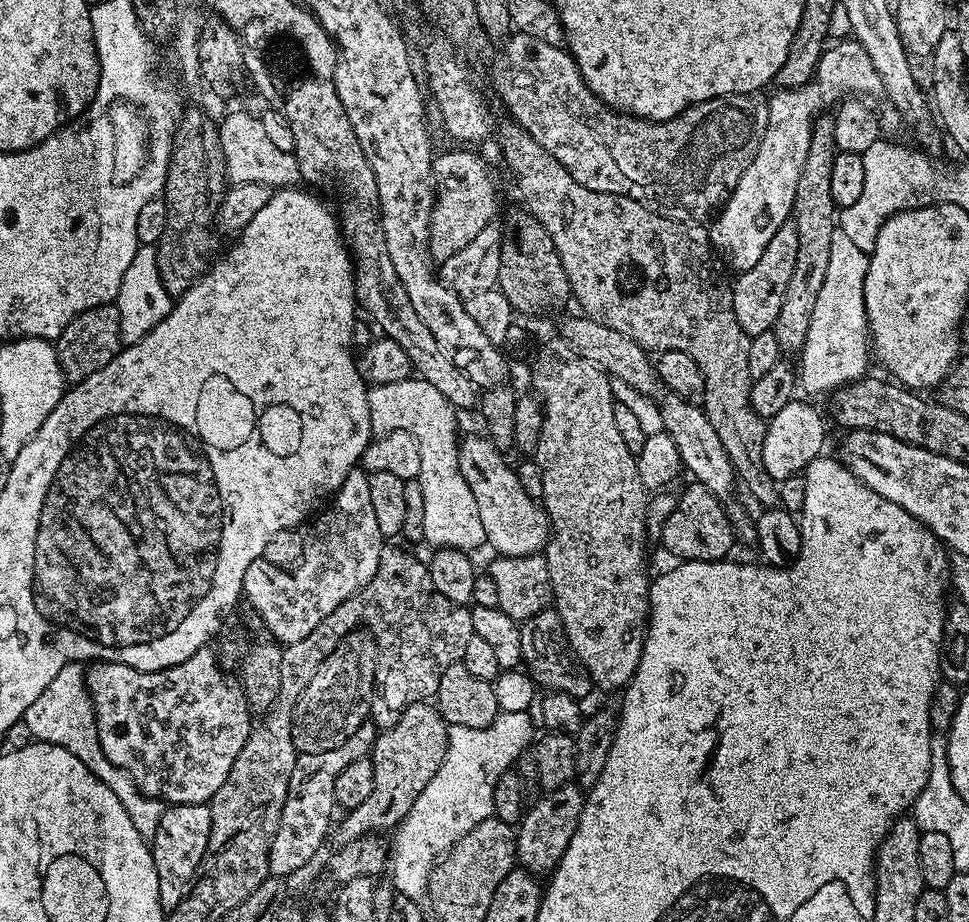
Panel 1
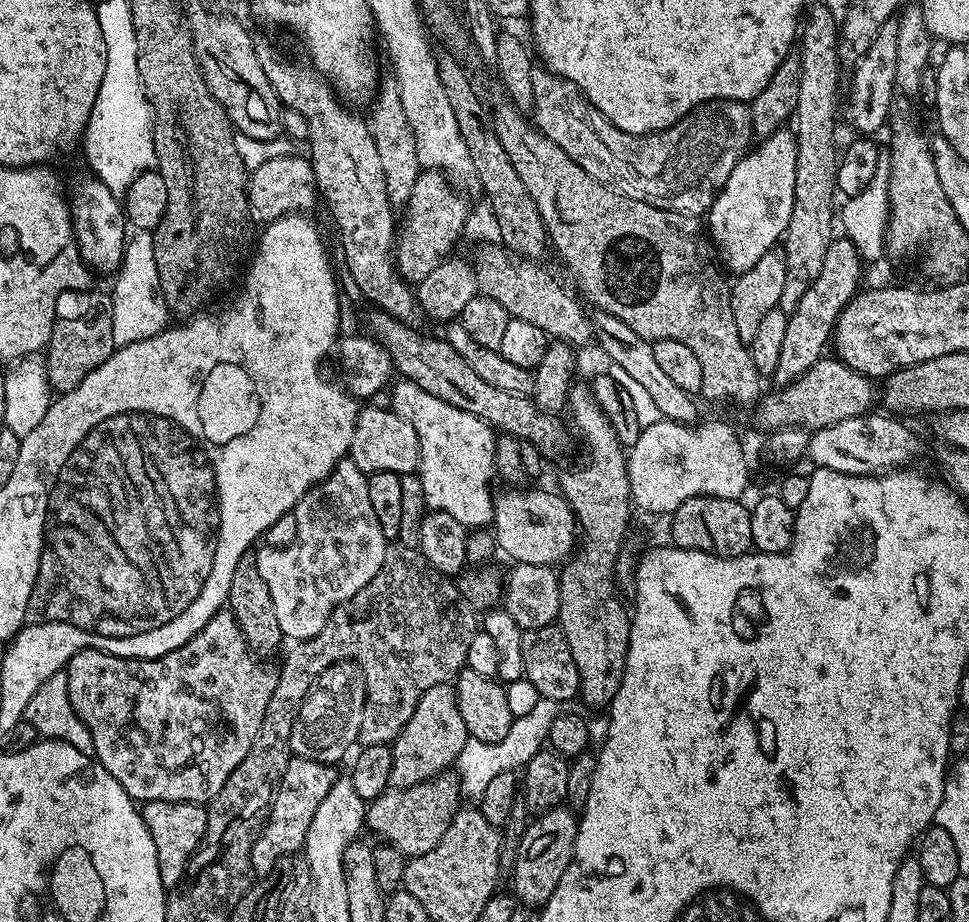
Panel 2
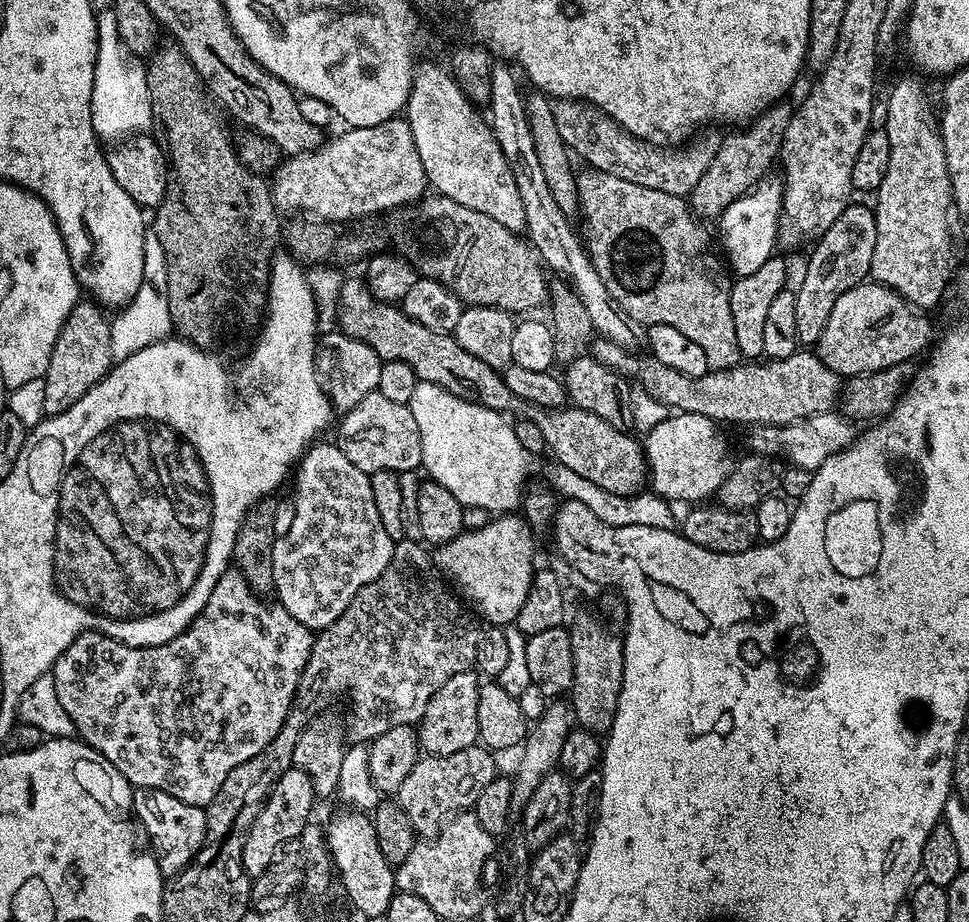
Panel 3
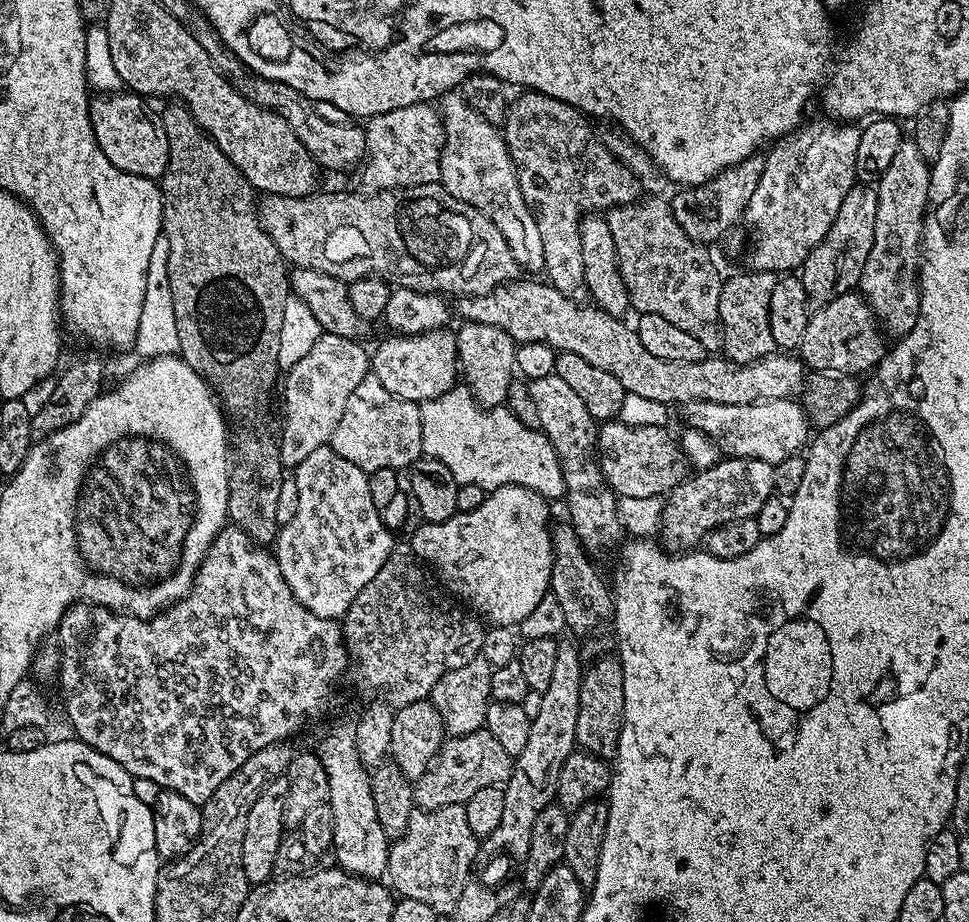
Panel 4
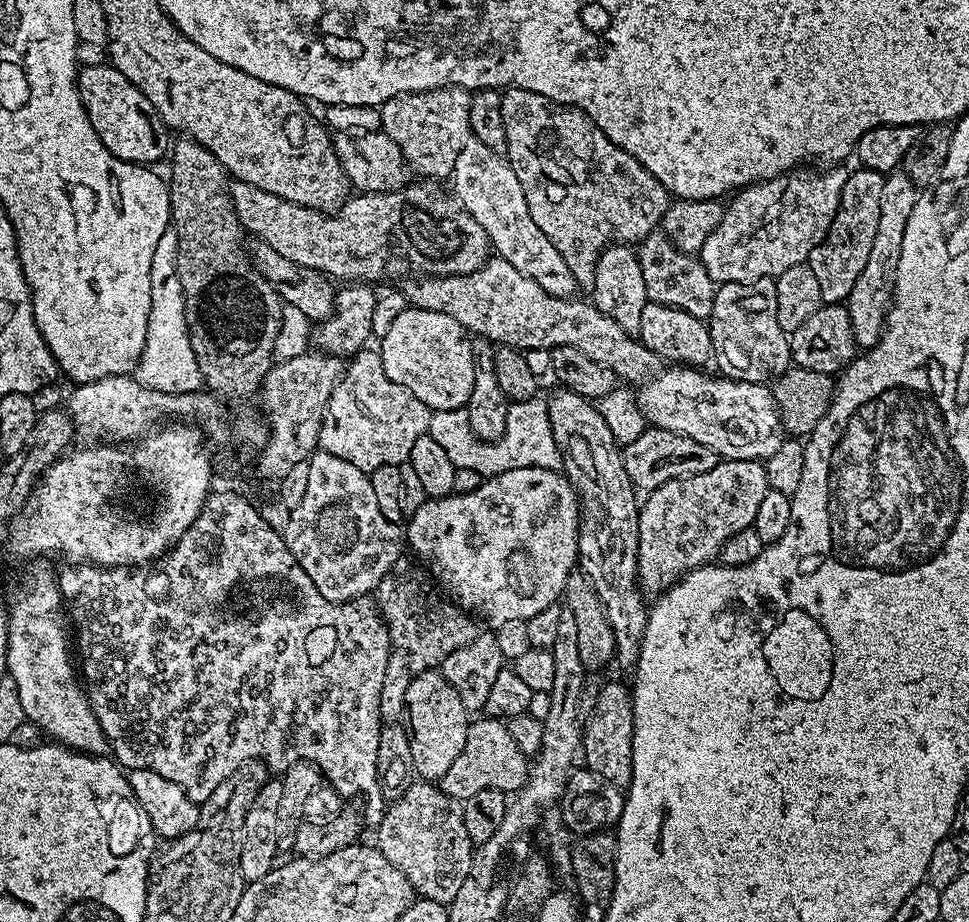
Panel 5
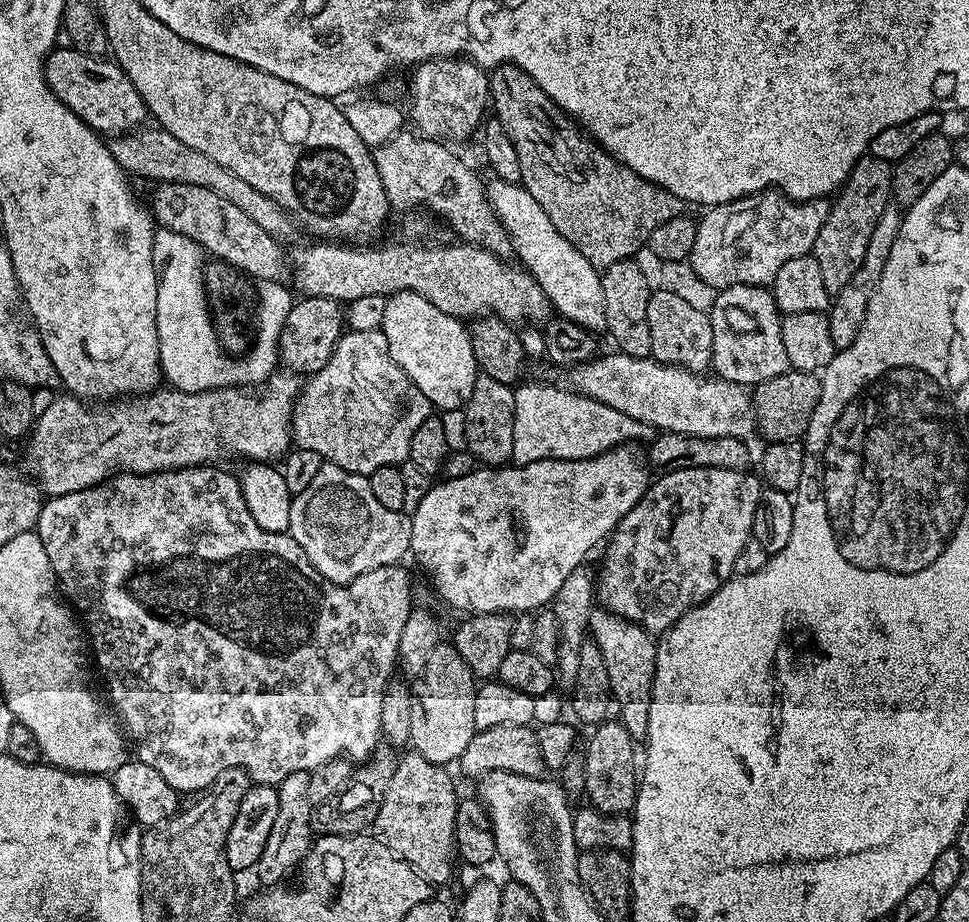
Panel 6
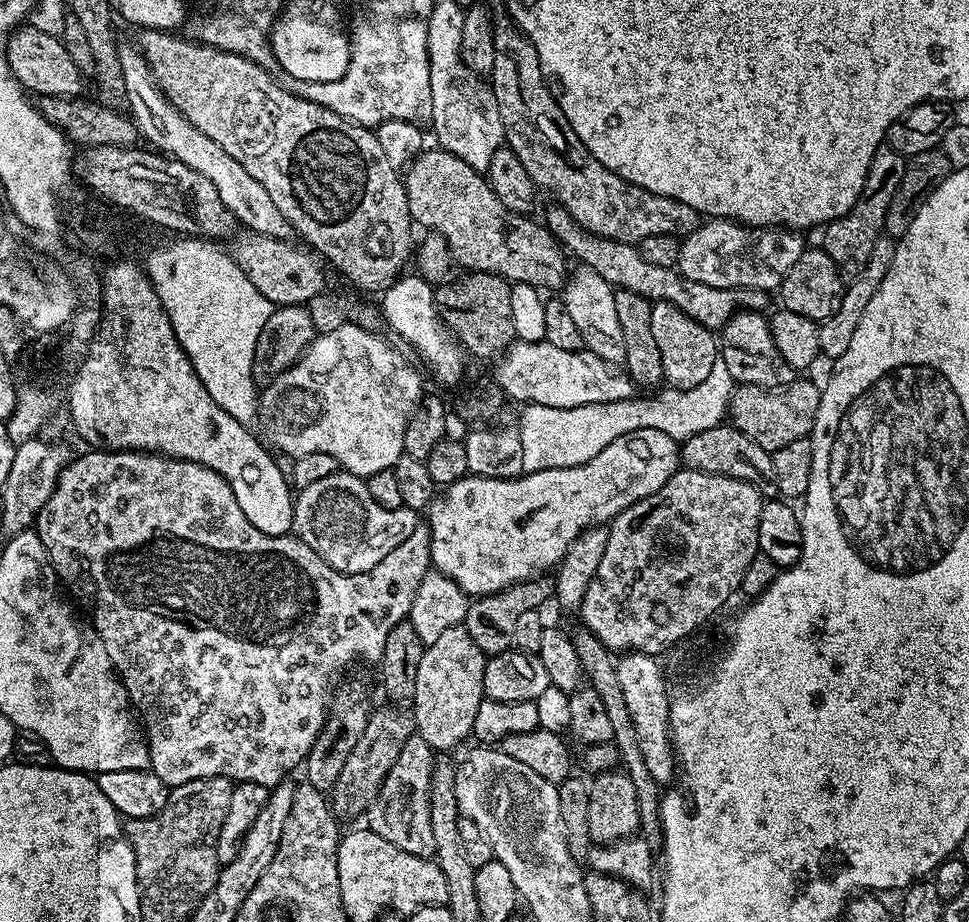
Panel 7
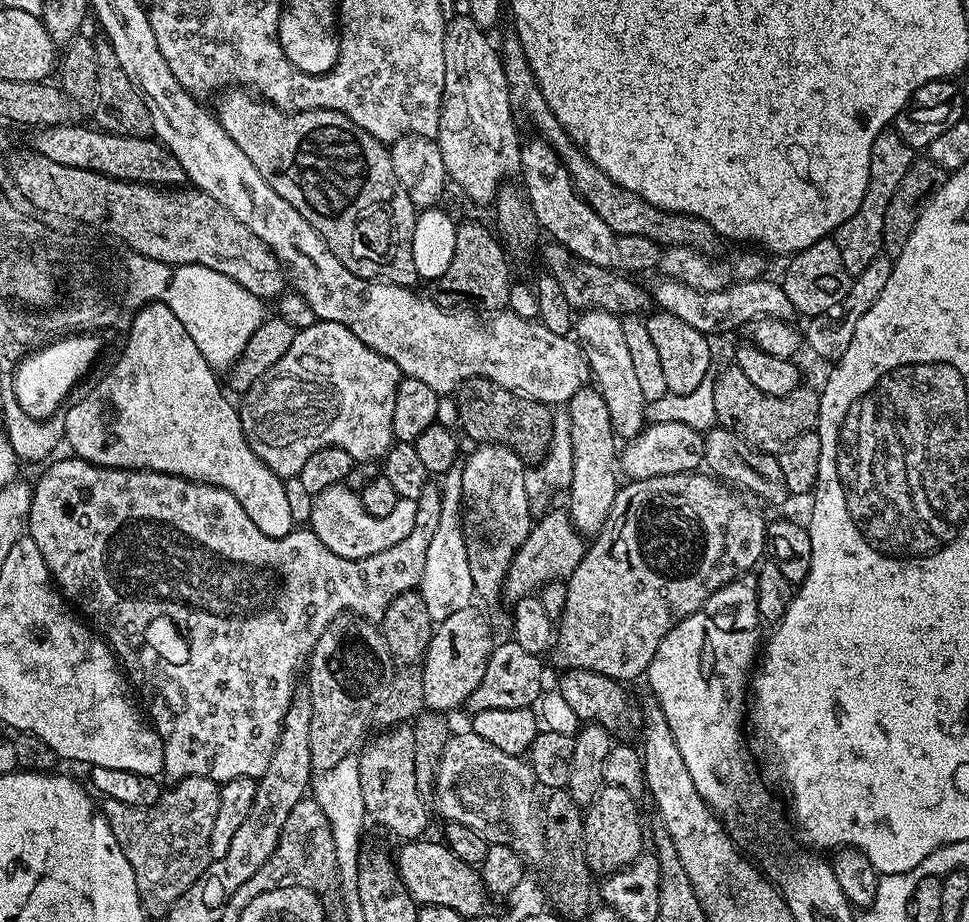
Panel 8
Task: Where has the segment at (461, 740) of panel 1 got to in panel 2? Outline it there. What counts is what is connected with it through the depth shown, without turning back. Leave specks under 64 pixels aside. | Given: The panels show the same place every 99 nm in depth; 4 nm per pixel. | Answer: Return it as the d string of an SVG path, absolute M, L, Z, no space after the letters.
M540 699L538 706L534 706L534 710L530 710L530 714L513 719L510 734L506 734L506 738L502 738L502 742L487 744L469 739L468 745L464 747L454 765L462 785L463 795L478 798L482 794L482 790L486 790L487 784L497 774L510 772L528 764L530 758L534 758L534 754L538 754L545 747L550 726L554 724L554 718L559 716L561 711L561 701Z

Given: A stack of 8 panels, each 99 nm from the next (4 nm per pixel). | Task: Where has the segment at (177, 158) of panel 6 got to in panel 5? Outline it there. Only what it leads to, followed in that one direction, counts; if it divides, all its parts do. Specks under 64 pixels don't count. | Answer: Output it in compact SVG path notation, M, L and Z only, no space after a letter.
M233 179L230 195L236 217L245 233L266 242L266 246L271 246L278 250L278 254L290 258L290 262L298 262L298 266L310 266L337 281L344 280L340 282L372 282L368 280L380 280L387 272L404 278L409 274L453 276L478 271L490 258L486 230L482 230L482 226L474 222L474 218L451 191L443 192L442 189L435 188L432 185L435 183L432 182L420 183L424 184L409 182L403 188L395 188L393 192L352 194L339 208L329 212L298 206L245 180Z

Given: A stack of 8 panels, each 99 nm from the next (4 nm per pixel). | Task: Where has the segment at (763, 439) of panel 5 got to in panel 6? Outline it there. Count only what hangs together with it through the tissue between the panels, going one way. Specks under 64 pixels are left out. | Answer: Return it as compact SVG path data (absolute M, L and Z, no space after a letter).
M619 350L613 353L613 356L601 355L575 365L571 369L571 387L583 396L594 398L606 406L614 406L614 410L660 432L704 438L729 436L744 440L751 432L757 431L756 410L745 385L732 384L719 378L707 380L707 375L660 364L643 356L627 356Z

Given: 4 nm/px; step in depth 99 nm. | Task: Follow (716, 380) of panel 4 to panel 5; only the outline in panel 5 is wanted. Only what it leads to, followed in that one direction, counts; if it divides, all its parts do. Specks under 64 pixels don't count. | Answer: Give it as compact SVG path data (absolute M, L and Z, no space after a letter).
M489 258L478 271L470 274L412 274L403 284L403 294L411 307L453 317L469 334L496 346L517 350L574 346L574 350L582 350L586 358L598 362L601 368L621 381L643 382L657 375L662 368L660 357L640 343L633 333L622 330L614 318L598 310L595 304L587 299L546 294L534 278L522 274L522 270L514 270L510 262L499 258Z

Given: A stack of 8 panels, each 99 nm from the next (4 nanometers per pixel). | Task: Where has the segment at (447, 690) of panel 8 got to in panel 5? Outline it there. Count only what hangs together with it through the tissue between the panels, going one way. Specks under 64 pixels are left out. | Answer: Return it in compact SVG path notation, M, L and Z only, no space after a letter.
M417 671L406 690L406 727L415 775L424 782L438 782L466 744L470 713L462 705L454 686L446 682L443 671L420 671L424 672Z

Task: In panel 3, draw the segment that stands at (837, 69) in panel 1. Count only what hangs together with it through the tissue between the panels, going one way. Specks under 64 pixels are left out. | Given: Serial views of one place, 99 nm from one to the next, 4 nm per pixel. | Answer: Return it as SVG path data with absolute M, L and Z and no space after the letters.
M765 178L744 195L739 196L718 218L720 224L720 240L728 251L726 264L737 277L754 274L762 266L762 262L773 259L778 248L780 231L780 207L784 201L784 185L779 179Z

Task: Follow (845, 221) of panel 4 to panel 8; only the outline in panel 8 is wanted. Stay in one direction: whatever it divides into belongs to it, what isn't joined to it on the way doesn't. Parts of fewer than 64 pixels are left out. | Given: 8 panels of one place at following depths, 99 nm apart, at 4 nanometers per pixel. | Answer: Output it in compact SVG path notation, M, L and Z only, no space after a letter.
M889 126L882 129L878 138L874 138L874 146L870 150L870 174L866 182L866 194L862 198L862 206L858 206L858 210L850 214L850 218L846 218L846 222L842 222L842 226L838 226L834 233L836 245L842 254L842 262L852 277L862 274L862 270L866 270L866 266L870 266L870 262L874 262L874 258L883 253L883 215L886 214L890 198L893 197L894 190L898 189L899 182L910 169L913 159L914 150L896 133L895 127Z

